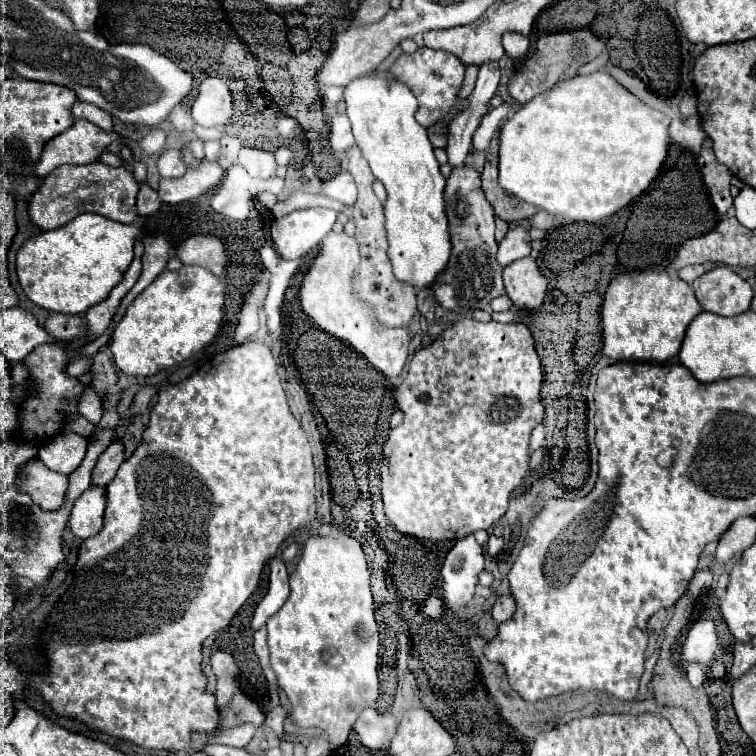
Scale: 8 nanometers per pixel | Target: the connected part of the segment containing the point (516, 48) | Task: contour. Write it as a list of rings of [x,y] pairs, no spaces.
[[[509,32],[503,34],[503,48],[507,52],[507,56],[511,56],[513,60],[521,60],[527,56],[529,50],[529,38],[517,32]]]

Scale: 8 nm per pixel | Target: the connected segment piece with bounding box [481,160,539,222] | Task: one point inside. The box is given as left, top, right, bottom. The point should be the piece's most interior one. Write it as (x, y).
(512, 209)

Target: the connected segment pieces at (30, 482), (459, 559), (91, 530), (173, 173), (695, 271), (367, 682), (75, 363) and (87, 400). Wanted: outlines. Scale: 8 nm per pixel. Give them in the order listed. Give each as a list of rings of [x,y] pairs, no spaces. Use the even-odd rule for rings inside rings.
[[[31,458],[29,462],[25,462],[17,476],[17,490],[29,494],[33,502],[45,510],[61,508],[67,484],[67,476],[49,470],[39,458]]]
[[[465,536],[449,550],[441,576],[443,576],[443,600],[450,610],[466,605],[477,586],[477,576],[485,566],[483,548],[477,544],[475,536]]]
[[[87,488],[79,500],[75,500],[69,528],[71,532],[85,540],[93,534],[97,534],[103,526],[103,512],[105,512],[105,488]]]
[[[165,150],[157,162],[159,174],[163,178],[179,178],[185,174],[185,164],[181,160],[181,152],[179,150]]]
[[[685,266],[679,270],[679,278],[685,282],[695,282],[697,278],[701,278],[701,274],[705,274],[705,266]]]
[[[311,536],[303,544],[301,558],[295,572],[289,576],[291,594],[283,608],[267,620],[271,668],[277,674],[281,690],[291,702],[293,720],[303,726],[317,726],[329,734],[333,748],[343,746],[351,732],[357,714],[363,708],[376,706],[380,693],[379,632],[375,622],[375,608],[369,590],[369,568],[361,544],[347,536]]]
[[[73,358],[69,364],[67,364],[67,368],[65,368],[65,372],[69,374],[69,376],[81,376],[81,374],[85,374],[87,370],[89,370],[89,366],[91,366],[91,362],[87,360],[87,358]]]
[[[92,384],[87,385],[81,398],[79,398],[77,412],[81,416],[85,416],[87,420],[91,420],[93,424],[97,424],[101,420],[101,398],[94,390]]]

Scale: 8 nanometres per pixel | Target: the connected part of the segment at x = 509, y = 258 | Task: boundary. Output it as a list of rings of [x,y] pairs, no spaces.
[[[515,226],[507,232],[507,236],[499,242],[497,260],[501,266],[507,266],[519,258],[529,256],[531,252],[531,238],[523,226]]]

